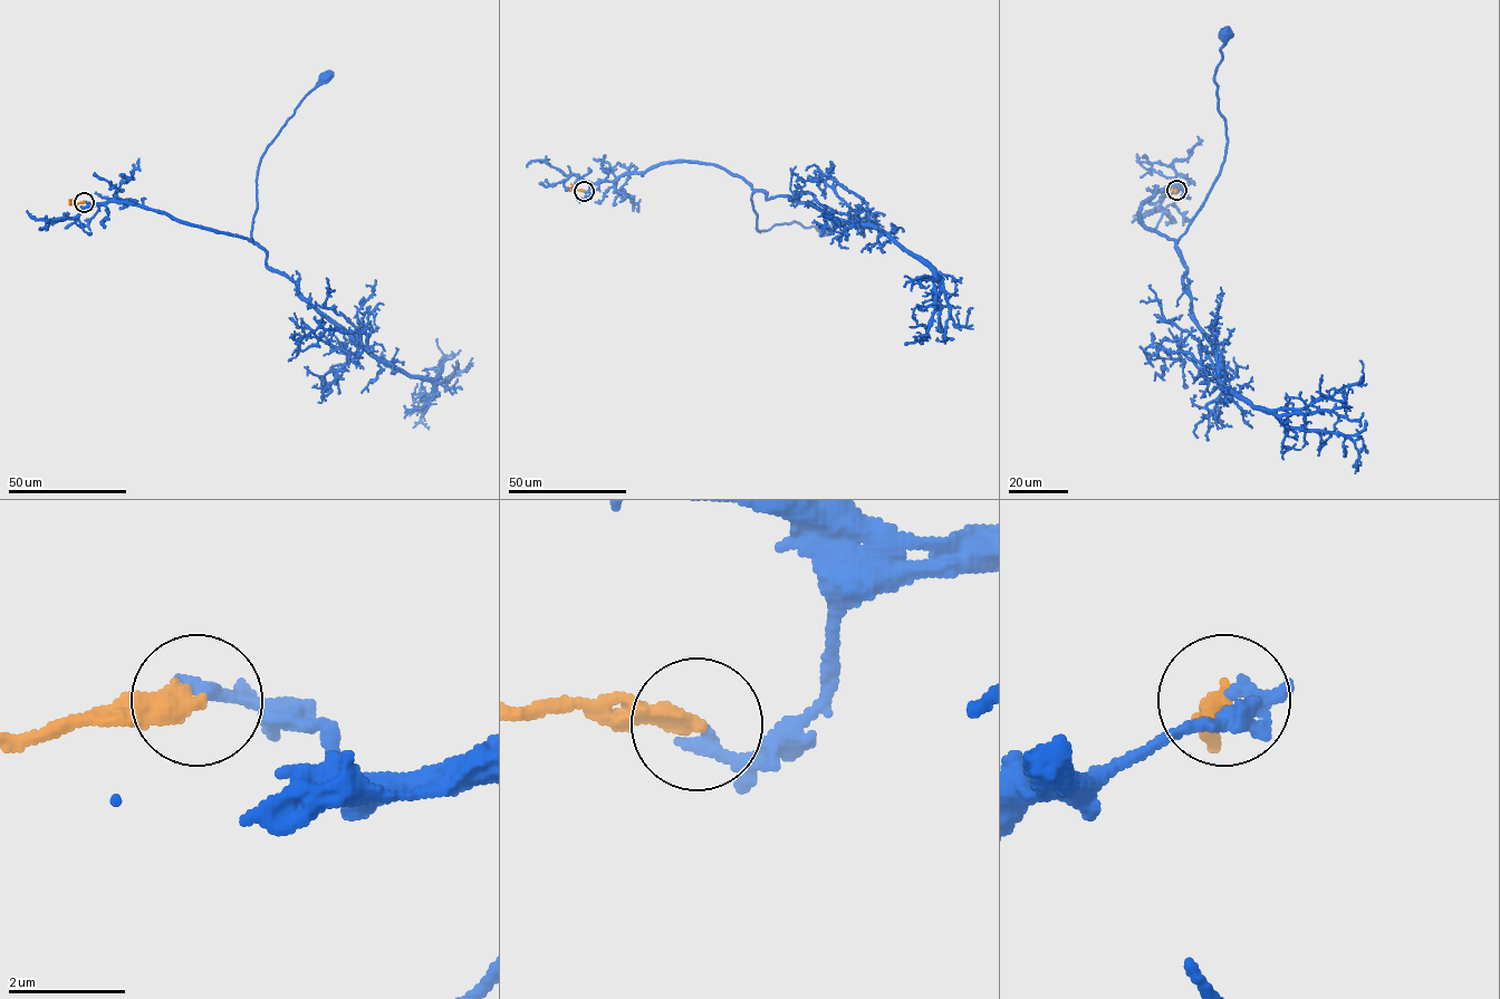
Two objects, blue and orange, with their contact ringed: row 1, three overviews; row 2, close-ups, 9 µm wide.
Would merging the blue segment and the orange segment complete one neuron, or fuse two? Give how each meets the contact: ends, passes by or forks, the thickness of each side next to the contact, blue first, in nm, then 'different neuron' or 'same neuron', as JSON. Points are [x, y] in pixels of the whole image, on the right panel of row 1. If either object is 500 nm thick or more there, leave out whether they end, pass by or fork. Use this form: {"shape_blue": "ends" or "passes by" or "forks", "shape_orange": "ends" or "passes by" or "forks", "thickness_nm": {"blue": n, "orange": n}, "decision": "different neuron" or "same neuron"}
{"shape_blue": "passes by", "shape_orange": "ends", "thickness_nm": {"blue": 190, "orange": 320}, "decision": "same neuron"}

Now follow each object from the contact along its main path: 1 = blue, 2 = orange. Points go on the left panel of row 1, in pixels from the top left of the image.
1: (84, 202), (138, 203), (253, 242), (259, 162), (300, 101), (325, 76)
2: (84, 202), (71, 203), (69, 199)

